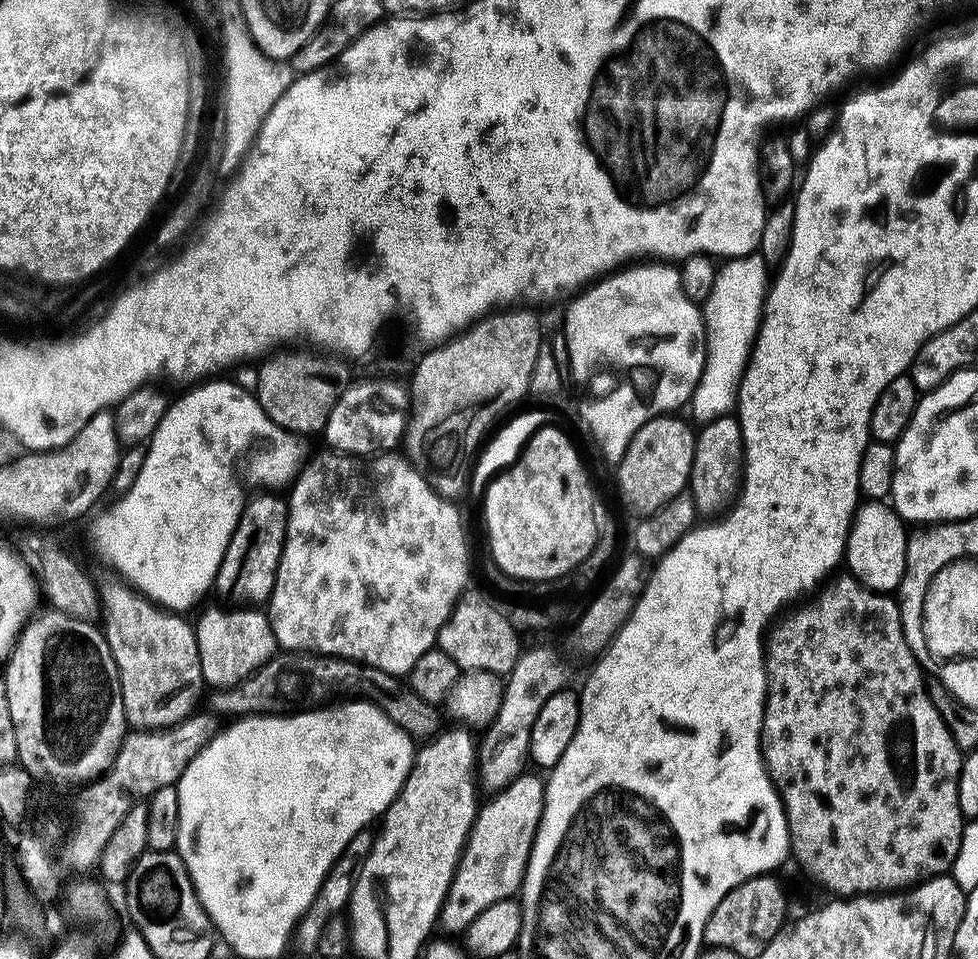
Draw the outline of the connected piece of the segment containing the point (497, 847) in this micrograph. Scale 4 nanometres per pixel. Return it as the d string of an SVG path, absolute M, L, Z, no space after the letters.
M521 774L495 793L496 796L489 804L481 803L476 813L476 821L472 824L472 830L468 833L468 840L464 844L464 851L460 853L460 862L456 865L456 872L452 875L452 884L448 887L448 893L444 899L444 904L440 907L439 927L445 928L448 932L463 933L470 926L470 922L474 922L474 918L478 918L478 914L482 914L482 910L486 910L488 906L494 906L494 902L499 900L507 900L515 897L521 891L524 883L524 869L528 866L528 855L532 853L532 843L536 837L536 831L540 825L540 815L544 812L544 785L545 781L540 780L536 776L528 776L529 774Z

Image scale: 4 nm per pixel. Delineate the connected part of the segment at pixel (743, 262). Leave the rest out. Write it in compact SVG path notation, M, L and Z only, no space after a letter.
M759 254L738 256L719 265L714 278L714 290L710 290L708 299L702 305L706 345L704 369L690 401L691 419L700 420L701 425L717 420L719 416L729 415L737 407L740 383L748 358L752 355L760 317L764 315L764 298L770 284L768 271L769 265Z

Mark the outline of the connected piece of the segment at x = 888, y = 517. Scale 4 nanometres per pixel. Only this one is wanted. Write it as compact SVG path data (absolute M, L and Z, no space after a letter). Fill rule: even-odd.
M861 503L852 517L852 528L848 532L847 571L874 592L895 593L904 579L904 563L908 552L909 533L904 532L904 528L905 521L887 503Z

